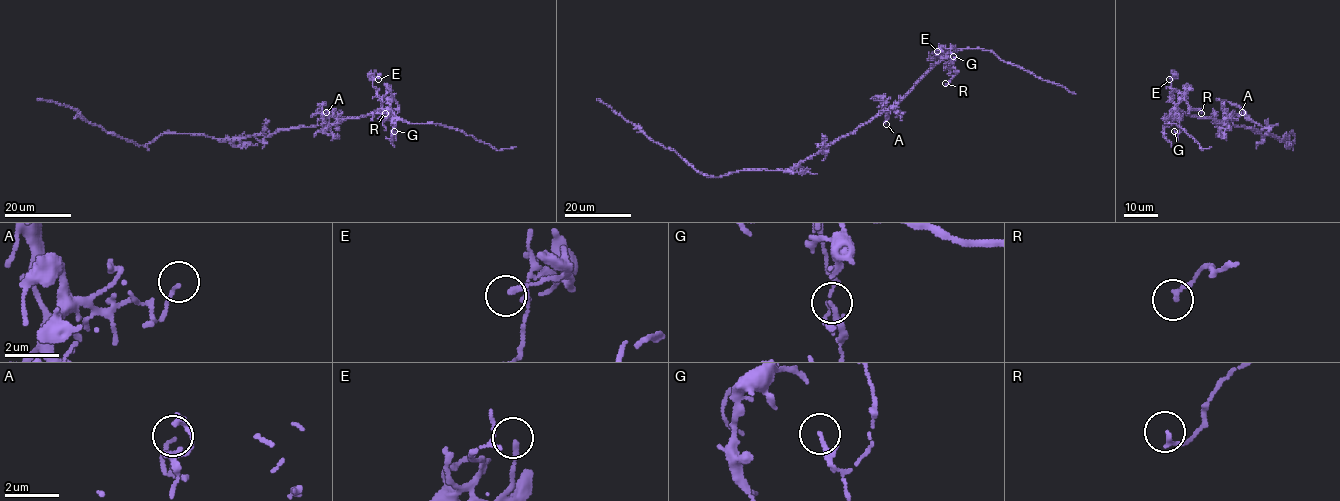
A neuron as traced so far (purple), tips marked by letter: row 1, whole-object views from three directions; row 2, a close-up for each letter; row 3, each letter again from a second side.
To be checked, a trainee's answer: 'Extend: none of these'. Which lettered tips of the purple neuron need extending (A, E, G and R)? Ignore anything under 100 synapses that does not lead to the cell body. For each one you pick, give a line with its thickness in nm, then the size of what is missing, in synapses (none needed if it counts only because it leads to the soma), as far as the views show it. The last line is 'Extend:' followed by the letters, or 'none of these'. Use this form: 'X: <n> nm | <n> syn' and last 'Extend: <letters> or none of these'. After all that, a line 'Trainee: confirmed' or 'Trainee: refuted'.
Extend: none of these
Trainee: confirmed

